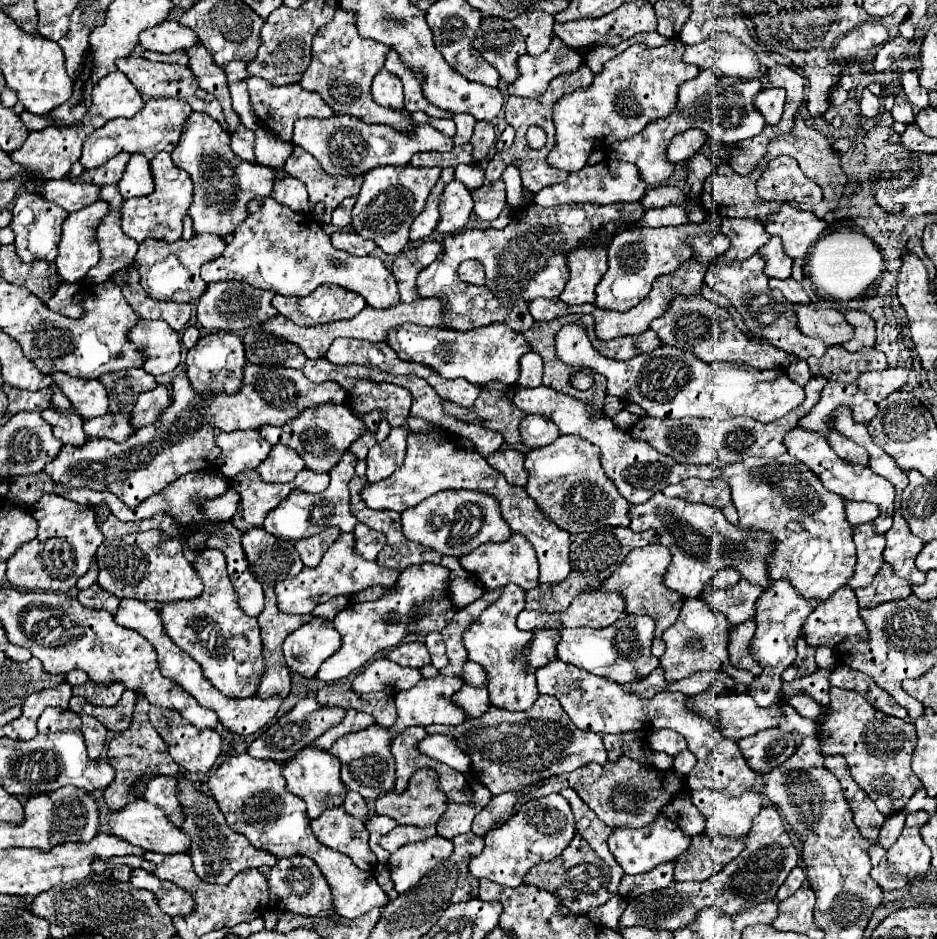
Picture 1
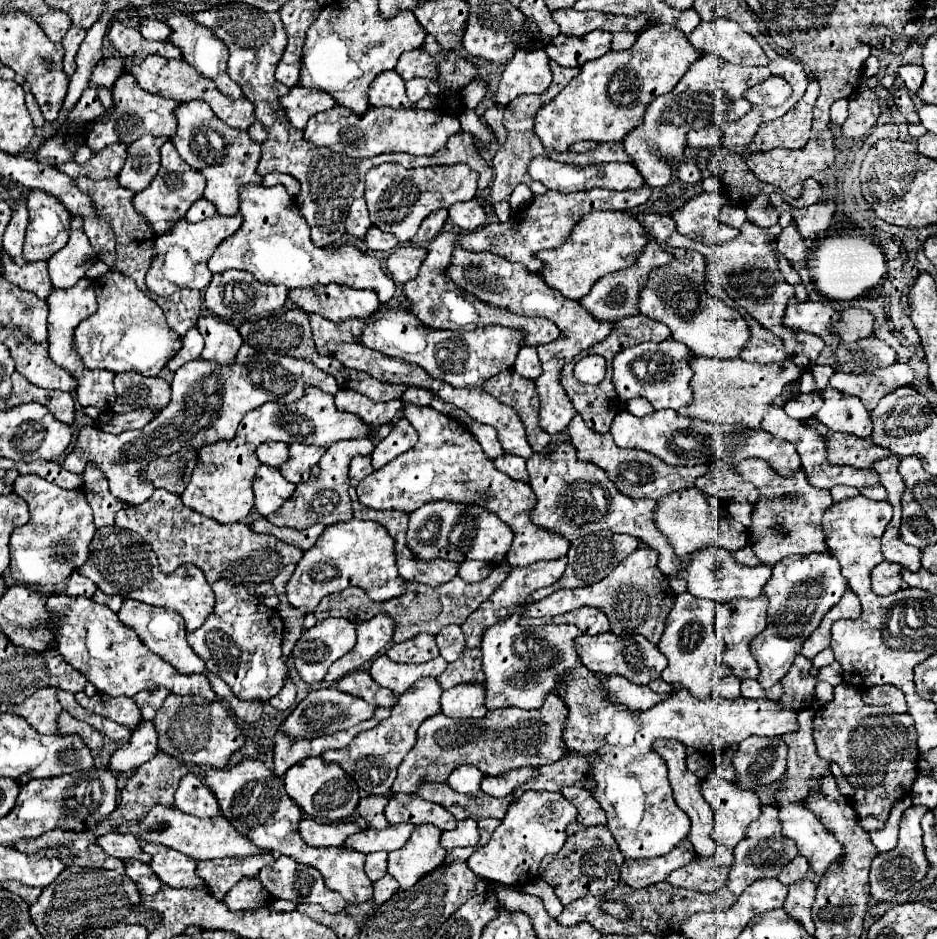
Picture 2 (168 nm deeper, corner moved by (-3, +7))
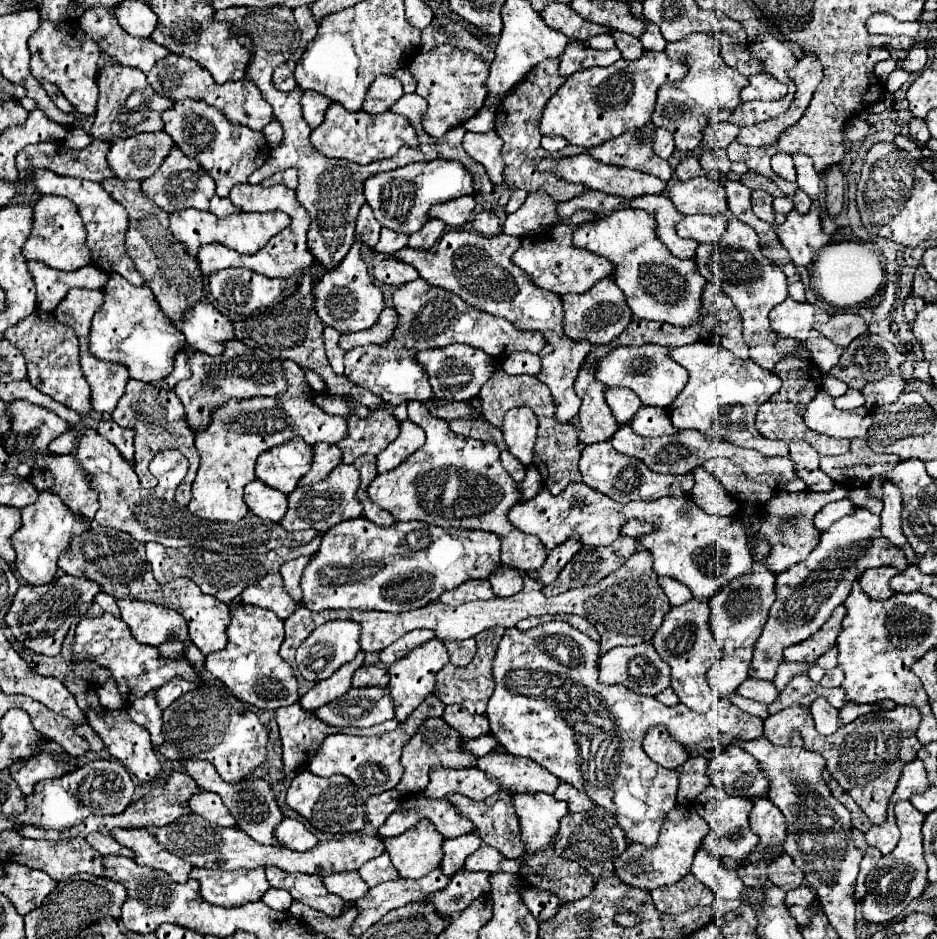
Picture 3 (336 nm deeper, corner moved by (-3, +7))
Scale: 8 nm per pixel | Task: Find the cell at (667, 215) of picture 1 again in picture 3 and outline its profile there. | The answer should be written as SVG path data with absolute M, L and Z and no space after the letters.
M562 223L554 227L554 231L540 231L536 235L524 237L520 249L514 253L514 263L520 269L524 269L530 275L530 279L542 289L554 291L558 295L586 293L596 281L610 277L614 273L614 263L610 263L602 255L572 245L572 235L576 227L580 225Z

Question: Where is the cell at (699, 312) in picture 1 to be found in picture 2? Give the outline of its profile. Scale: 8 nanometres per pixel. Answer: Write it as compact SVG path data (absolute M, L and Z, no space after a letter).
M638 213L638 221L642 221L642 227L646 229L646 235L650 239L656 239L656 243L674 255L674 259L666 267L658 267L650 271L646 285L640 291L638 307L640 313L660 321L670 327L672 339L684 343L694 355L702 357L738 357L744 349L744 343L750 337L746 321L740 317L740 313L732 307L726 307L724 303L712 299L704 289L704 255L696 251L686 249L674 249L666 245L666 239L676 231L674 221L668 215L660 213Z

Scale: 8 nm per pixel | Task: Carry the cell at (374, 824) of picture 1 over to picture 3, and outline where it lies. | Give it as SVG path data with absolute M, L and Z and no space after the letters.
M390 789L390 791L384 791L380 795L370 795L366 805L364 805L364 811L366 811L366 817L370 821L372 827L380 829L384 823L386 823L386 817L398 809L400 805L400 797L396 789Z

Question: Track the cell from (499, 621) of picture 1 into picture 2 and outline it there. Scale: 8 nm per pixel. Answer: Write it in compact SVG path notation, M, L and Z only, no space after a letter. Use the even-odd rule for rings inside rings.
M518 607L506 621L500 621L484 631L482 637L482 669L486 673L486 707L490 711L502 709L502 707L518 707L518 709L538 709L542 707L542 701L546 695L556 695L564 701L568 715L564 723L564 747L566 753L578 753L584 757L590 757L590 767L586 775L594 775L594 799L600 803L604 813L608 815L608 827L614 835L614 839L620 845L620 851L626 859L648 859L648 857L660 857L672 851L684 837L688 837L690 831L690 819L686 813L678 809L678 805L672 799L672 789L668 783L668 771L666 763L662 761L660 755L654 753L652 743L656 739L668 737L676 739L686 747L692 747L696 751L706 751L712 741L720 739L728 745L740 743L746 737L758 735L758 737L776 737L784 735L790 731L798 729L796 723L796 711L790 707L782 707L776 701L768 699L722 699L718 695L710 695L704 701L694 699L688 691L680 689L668 699L656 703L654 707L646 711L630 711L622 705L616 705L608 699L608 693L602 689L600 679L590 673L582 659L578 659L574 639L582 635L582 631L574 625L542 625L542 627L524 627L520 625L520 611L524 609ZM558 675L566 675L568 685L558 687ZM606 757L606 763L600 763L600 759Z

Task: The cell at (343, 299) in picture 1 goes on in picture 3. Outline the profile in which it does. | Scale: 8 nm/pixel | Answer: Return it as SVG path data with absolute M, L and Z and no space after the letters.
M354 239L352 251L342 259L338 267L332 271L326 271L318 283L314 283L314 311L318 317L334 327L338 333L350 333L350 331L362 331L366 327L372 327L378 321L380 311L384 309L382 291L372 283L366 263L360 257L360 239Z

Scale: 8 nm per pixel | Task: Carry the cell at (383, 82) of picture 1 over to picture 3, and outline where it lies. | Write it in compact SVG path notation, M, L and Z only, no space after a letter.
M378 75L374 83L370 85L370 91L366 93L364 111L366 113L384 113L388 111L400 97L404 95L404 89L400 81L392 75Z

